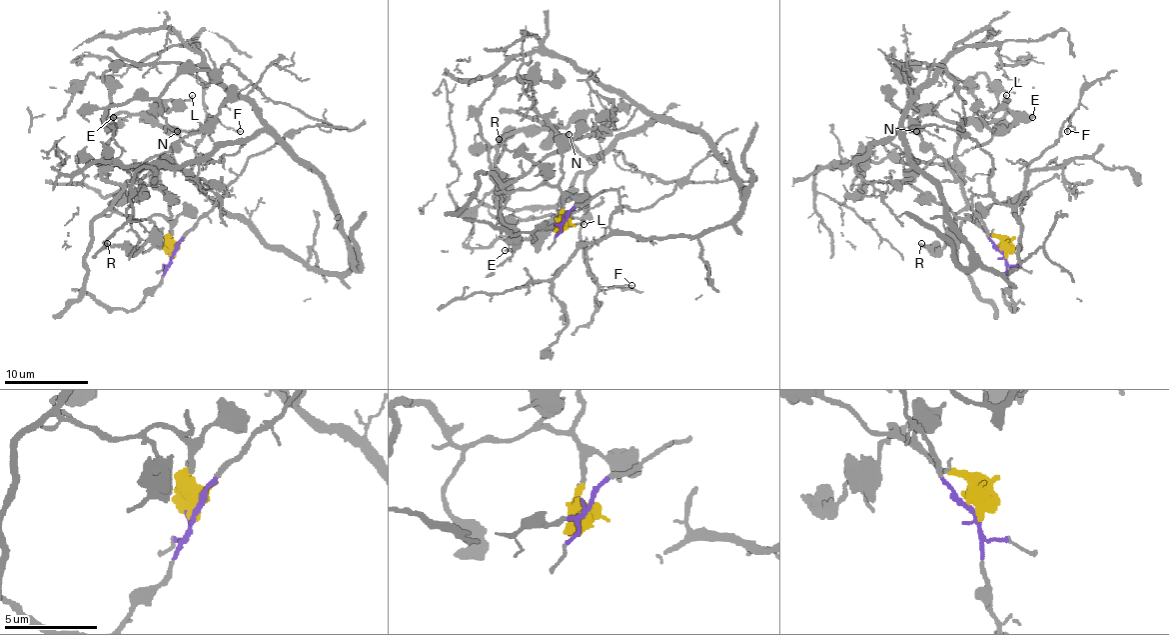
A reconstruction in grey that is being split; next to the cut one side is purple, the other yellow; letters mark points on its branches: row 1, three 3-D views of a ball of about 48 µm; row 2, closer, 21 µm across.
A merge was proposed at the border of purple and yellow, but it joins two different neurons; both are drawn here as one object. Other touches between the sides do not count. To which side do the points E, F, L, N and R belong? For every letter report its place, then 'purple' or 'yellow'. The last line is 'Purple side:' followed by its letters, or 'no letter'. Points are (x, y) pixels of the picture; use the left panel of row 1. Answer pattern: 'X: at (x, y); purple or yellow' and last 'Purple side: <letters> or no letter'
E: at (113, 117); yellow
F: at (240, 131); purple
L: at (192, 95); yellow
N: at (177, 131); yellow
R: at (107, 243); yellow
Purple side: F

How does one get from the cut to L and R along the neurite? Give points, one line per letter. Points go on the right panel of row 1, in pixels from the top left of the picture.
L: (1004, 253), (1004, 244), (966, 215), (971, 219), (956, 145), (962, 126), (1019, 114), (1007, 105), (1007, 95)
R: (1004, 253), (1004, 244), (998, 238), (988, 236), (966, 215), (939, 249), (924, 247), (920, 242)

